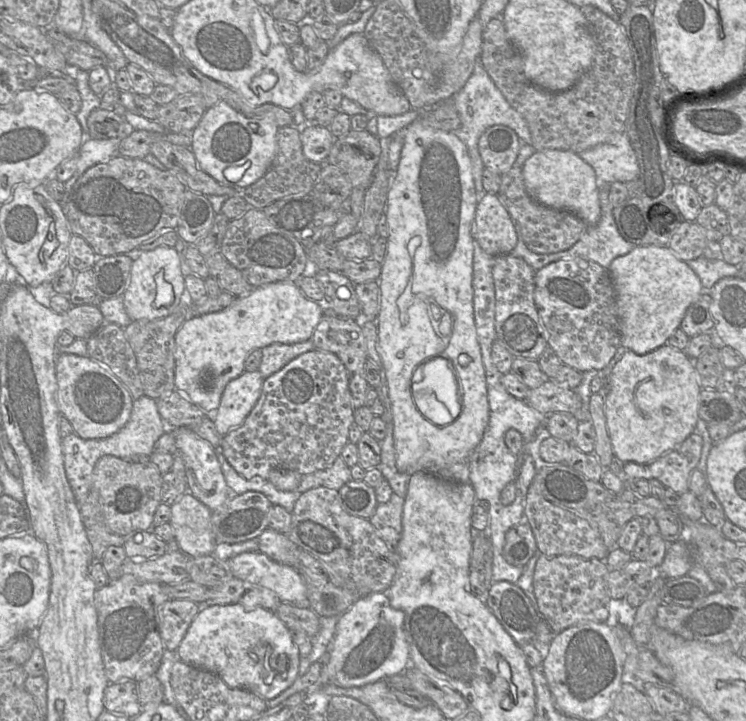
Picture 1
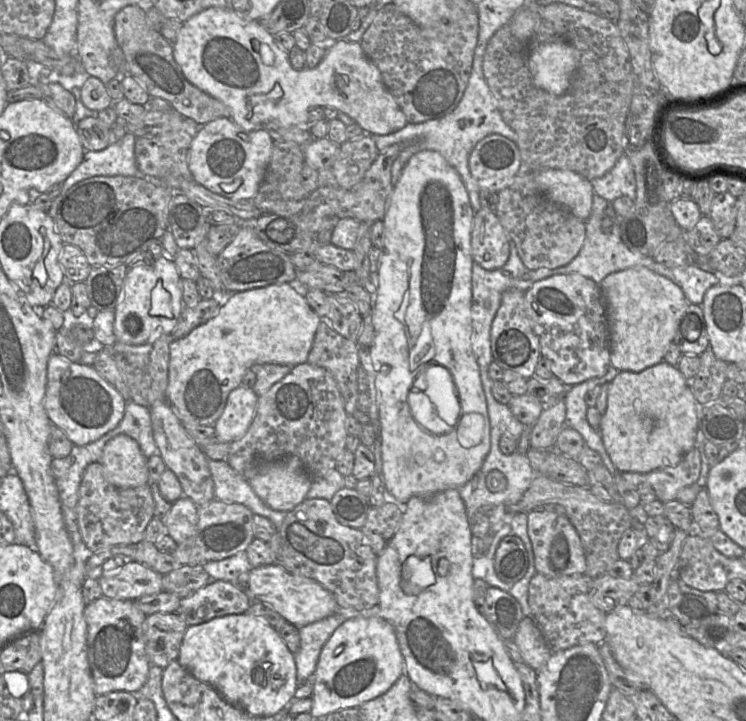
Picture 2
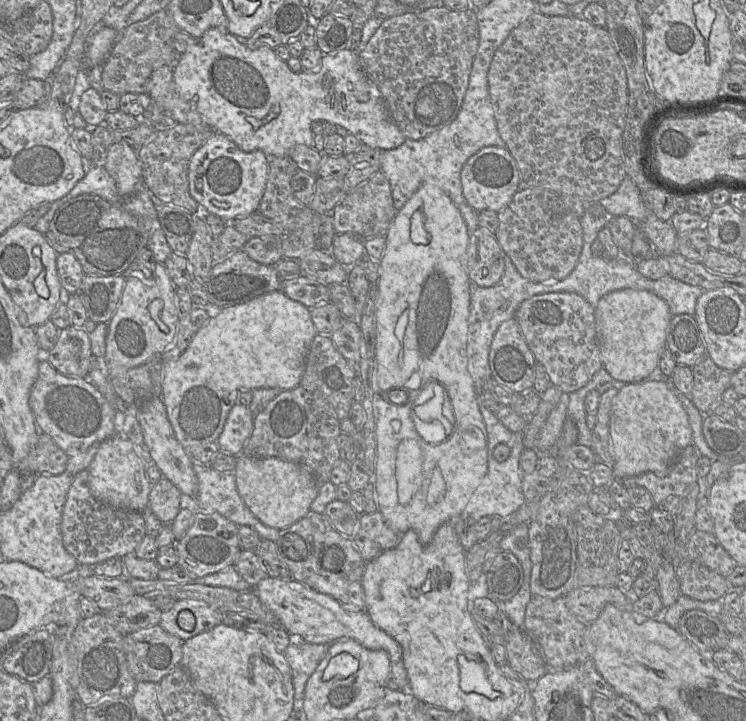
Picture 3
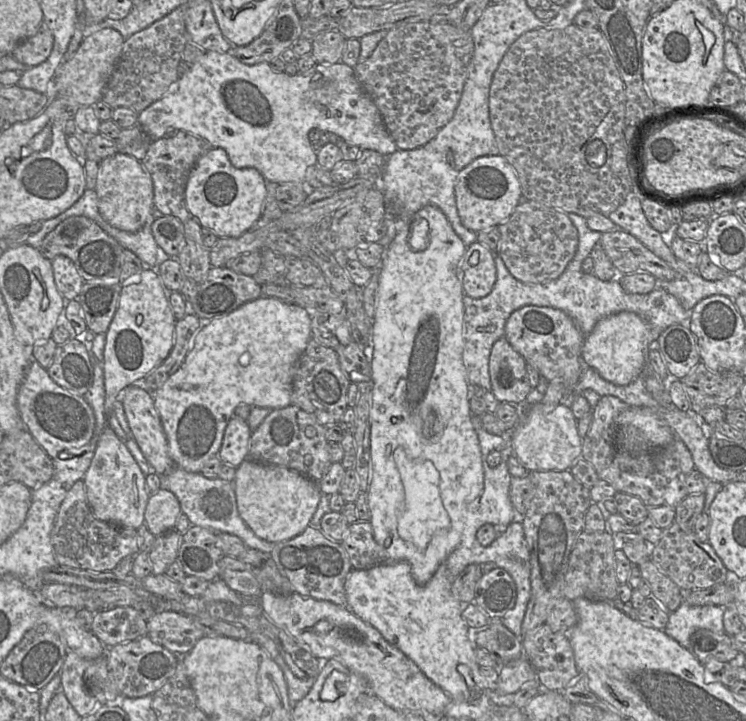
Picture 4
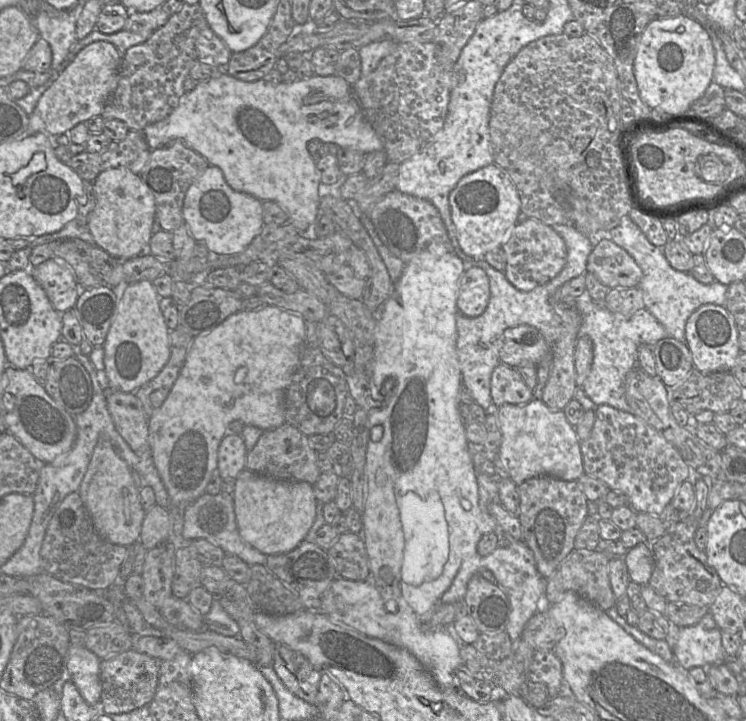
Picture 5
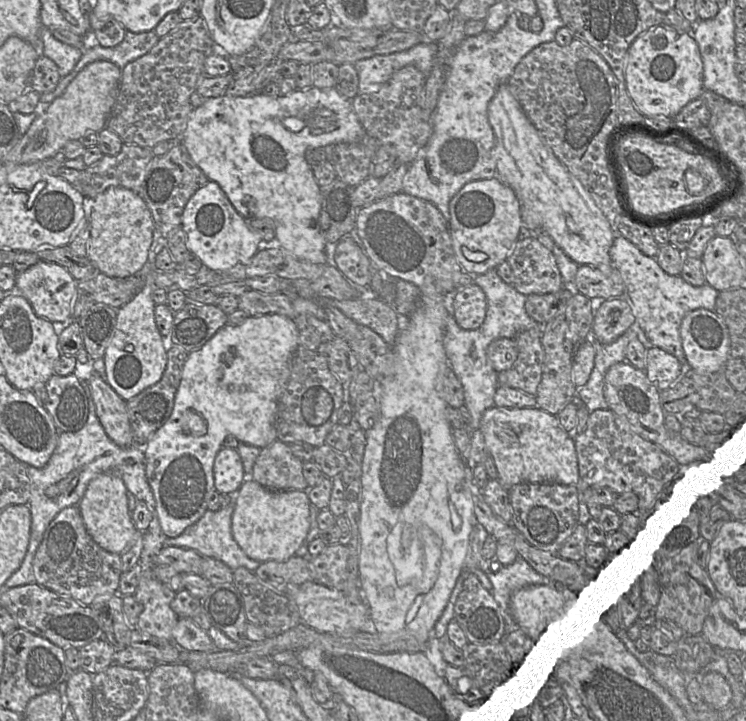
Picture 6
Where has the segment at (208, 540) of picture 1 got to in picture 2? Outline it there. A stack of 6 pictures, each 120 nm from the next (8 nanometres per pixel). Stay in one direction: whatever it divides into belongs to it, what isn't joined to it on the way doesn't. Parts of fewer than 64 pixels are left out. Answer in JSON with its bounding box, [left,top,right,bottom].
[162,497,198,544]

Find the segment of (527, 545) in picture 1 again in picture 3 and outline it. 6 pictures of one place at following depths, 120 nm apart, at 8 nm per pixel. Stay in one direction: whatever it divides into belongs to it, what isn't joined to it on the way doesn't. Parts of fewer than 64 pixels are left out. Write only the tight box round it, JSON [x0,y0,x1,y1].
[486,550,523,604]

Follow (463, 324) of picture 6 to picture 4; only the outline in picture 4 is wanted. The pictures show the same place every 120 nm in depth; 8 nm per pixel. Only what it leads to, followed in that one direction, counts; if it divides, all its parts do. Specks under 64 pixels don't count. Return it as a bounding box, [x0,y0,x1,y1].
[460,240,497,299]

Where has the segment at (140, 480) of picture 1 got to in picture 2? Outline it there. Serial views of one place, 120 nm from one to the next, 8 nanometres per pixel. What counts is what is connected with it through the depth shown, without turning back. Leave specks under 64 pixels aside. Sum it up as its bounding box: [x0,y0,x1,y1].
[76,461,154,552]

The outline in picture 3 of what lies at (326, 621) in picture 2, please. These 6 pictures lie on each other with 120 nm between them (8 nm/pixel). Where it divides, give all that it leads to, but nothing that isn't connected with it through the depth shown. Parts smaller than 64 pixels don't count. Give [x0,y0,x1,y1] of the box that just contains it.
[282,634,330,700]

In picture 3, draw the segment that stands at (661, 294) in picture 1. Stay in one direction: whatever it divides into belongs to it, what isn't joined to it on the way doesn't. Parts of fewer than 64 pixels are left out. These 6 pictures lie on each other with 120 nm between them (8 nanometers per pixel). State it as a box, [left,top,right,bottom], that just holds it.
[594,289,672,381]

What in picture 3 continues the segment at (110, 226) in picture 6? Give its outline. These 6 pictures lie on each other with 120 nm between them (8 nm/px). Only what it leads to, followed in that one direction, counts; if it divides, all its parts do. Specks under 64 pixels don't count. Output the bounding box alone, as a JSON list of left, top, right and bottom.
[103,141,142,199]

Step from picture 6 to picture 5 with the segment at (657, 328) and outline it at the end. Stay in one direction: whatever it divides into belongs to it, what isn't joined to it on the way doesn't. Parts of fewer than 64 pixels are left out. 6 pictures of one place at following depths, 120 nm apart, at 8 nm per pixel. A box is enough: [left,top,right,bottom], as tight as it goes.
[608,215,727,343]

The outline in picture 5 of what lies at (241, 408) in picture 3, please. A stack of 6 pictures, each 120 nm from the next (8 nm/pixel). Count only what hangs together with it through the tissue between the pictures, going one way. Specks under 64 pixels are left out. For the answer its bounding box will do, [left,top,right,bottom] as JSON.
[218,434,247,480]

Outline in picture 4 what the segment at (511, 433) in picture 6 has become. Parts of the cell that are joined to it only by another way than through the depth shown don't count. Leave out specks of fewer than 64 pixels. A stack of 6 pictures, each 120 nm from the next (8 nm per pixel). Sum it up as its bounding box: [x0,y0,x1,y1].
[510,402,582,473]

